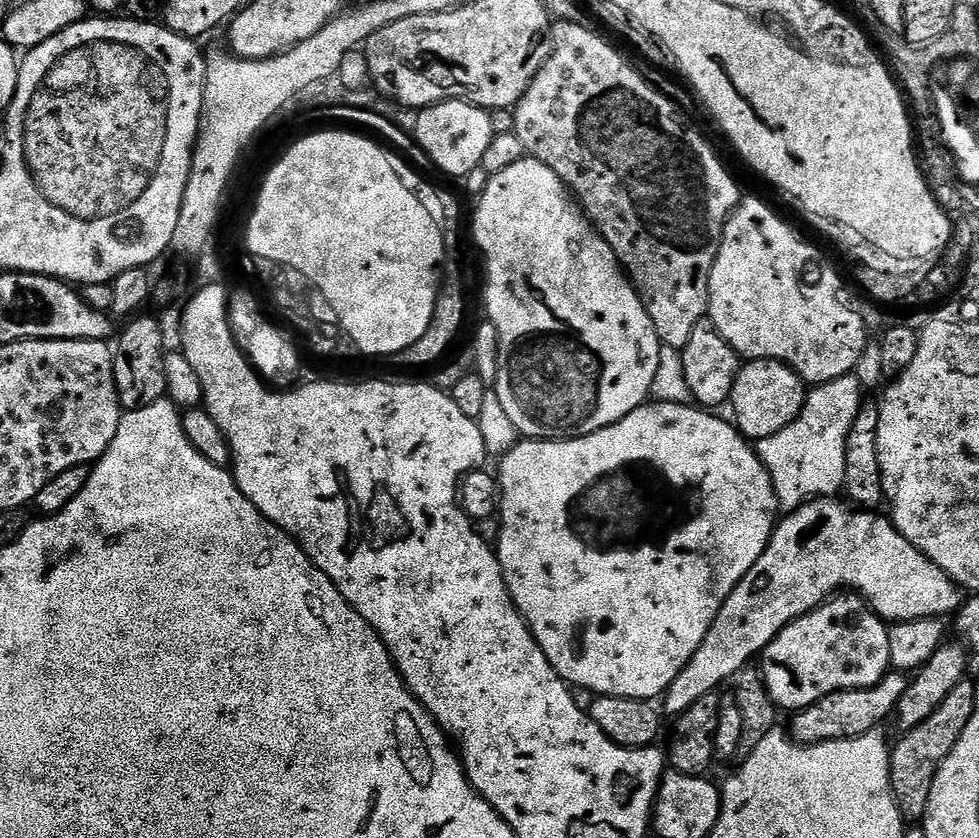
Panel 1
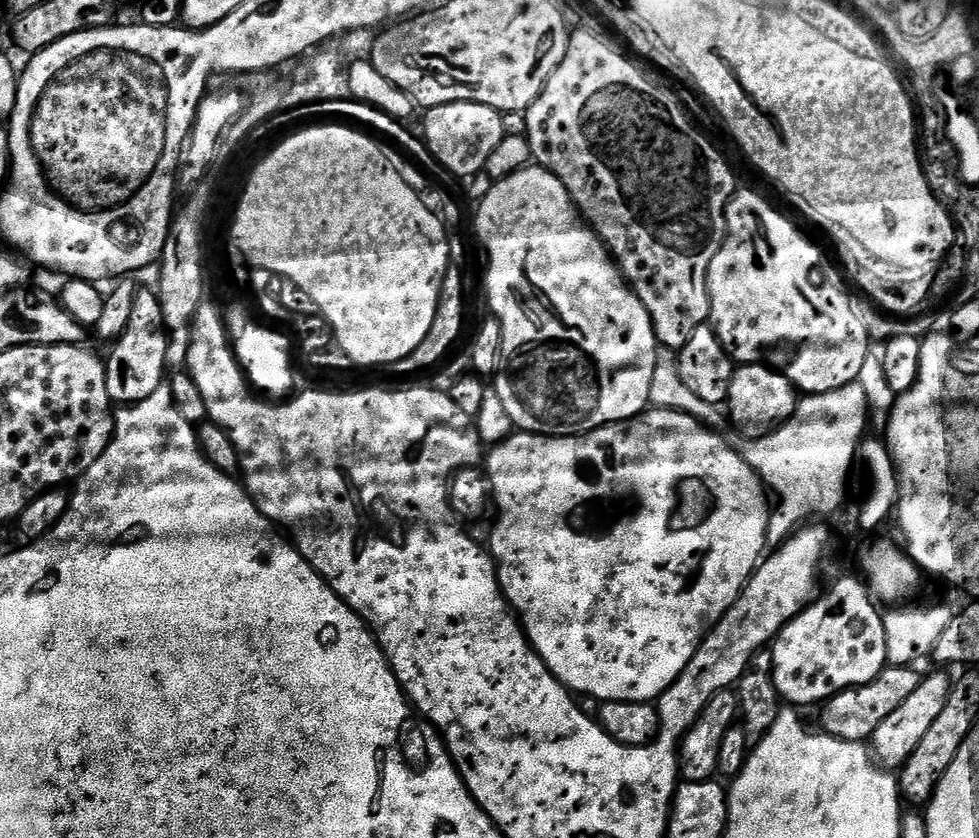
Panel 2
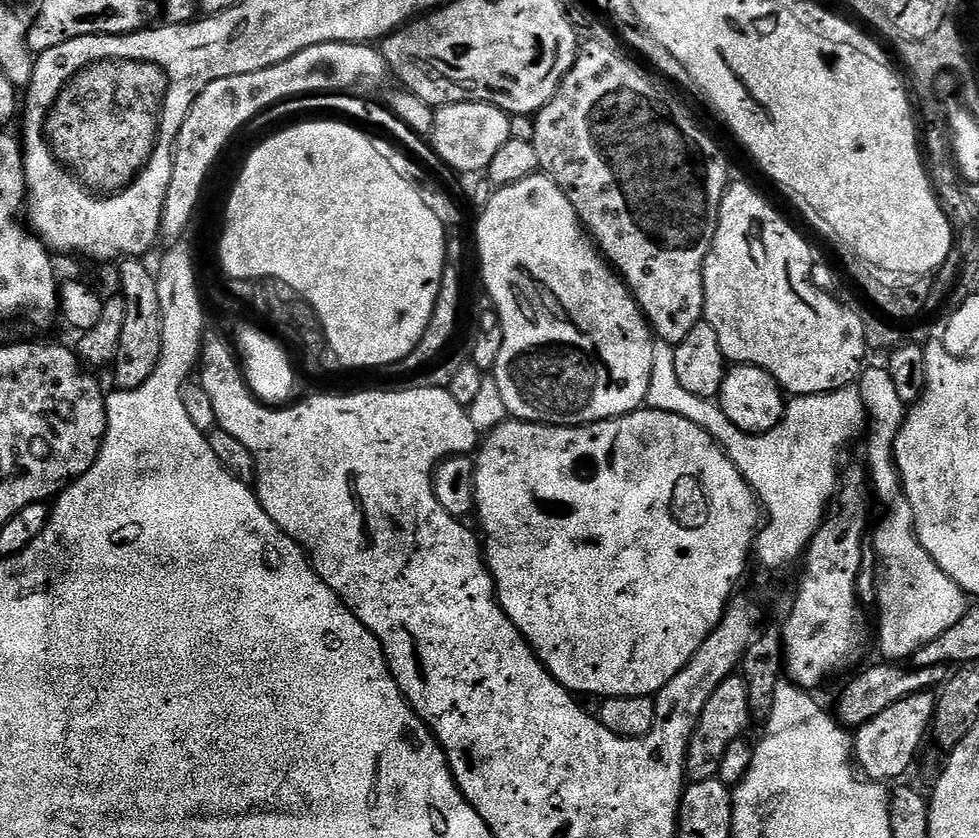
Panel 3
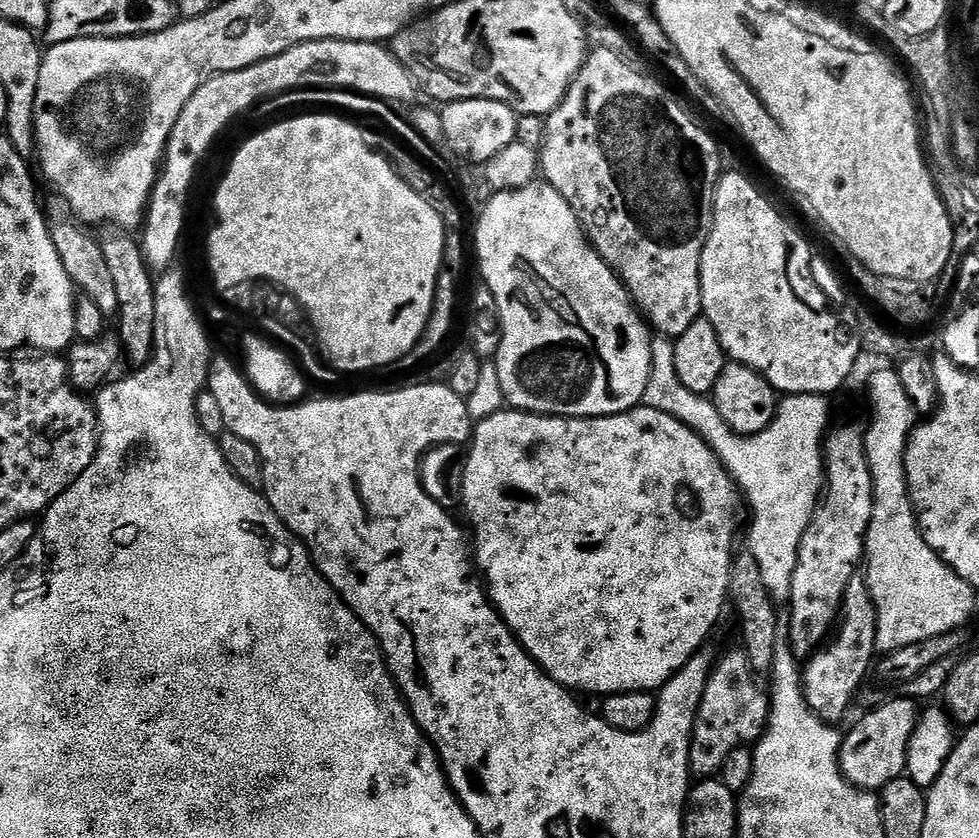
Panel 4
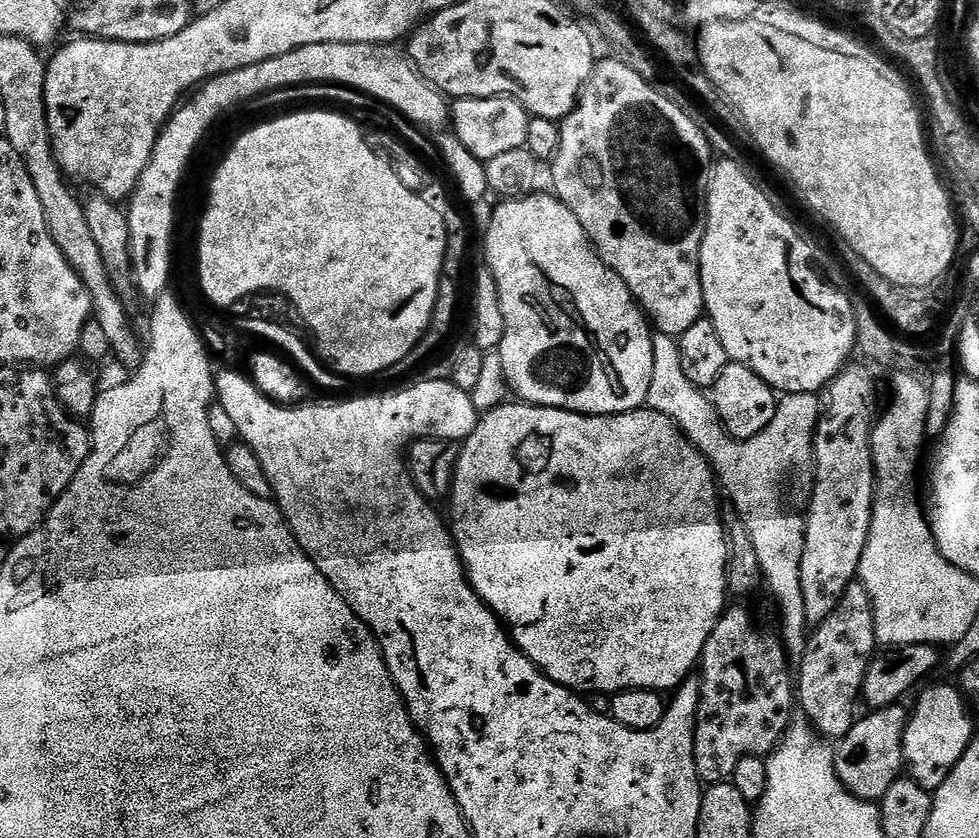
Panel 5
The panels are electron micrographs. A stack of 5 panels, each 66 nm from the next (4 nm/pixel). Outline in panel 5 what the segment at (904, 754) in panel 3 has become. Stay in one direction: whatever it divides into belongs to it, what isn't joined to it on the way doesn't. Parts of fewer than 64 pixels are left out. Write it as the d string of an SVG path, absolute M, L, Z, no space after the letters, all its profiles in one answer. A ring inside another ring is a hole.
M898 703L889 708L869 711L869 716L860 716L851 730L835 745L834 759L840 785L859 800L879 802L886 790L890 790L890 786L894 786L894 782L901 779L905 771L904 731L910 712L904 707L903 703Z

